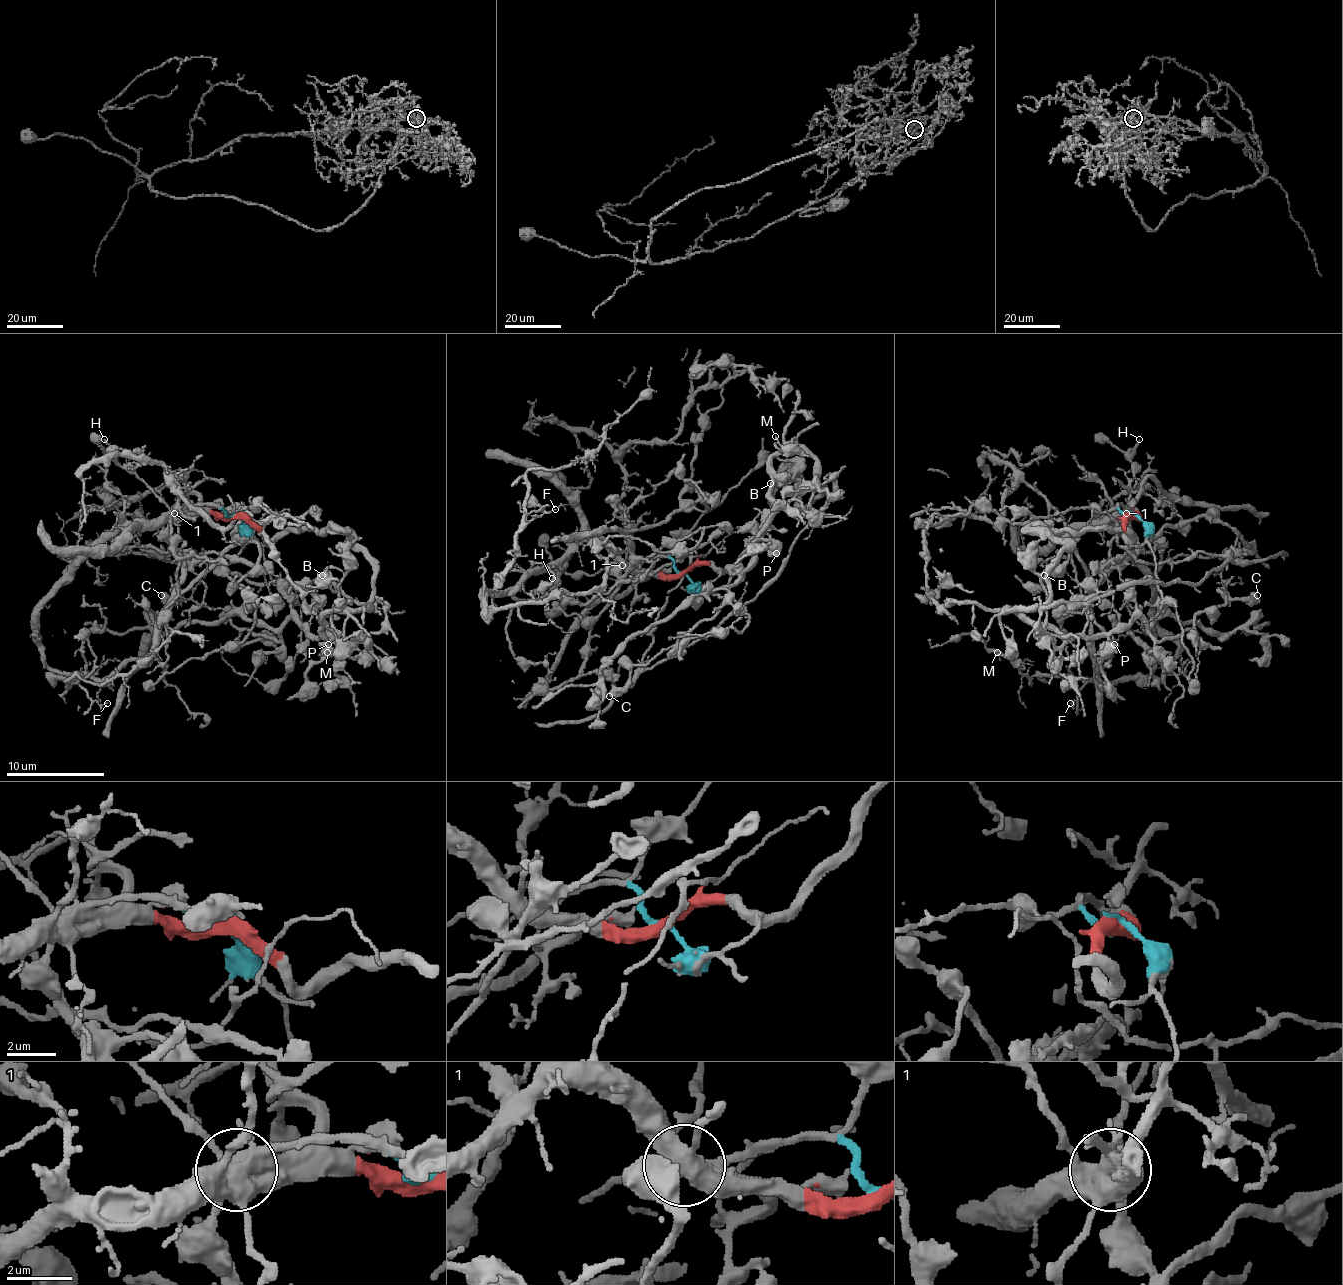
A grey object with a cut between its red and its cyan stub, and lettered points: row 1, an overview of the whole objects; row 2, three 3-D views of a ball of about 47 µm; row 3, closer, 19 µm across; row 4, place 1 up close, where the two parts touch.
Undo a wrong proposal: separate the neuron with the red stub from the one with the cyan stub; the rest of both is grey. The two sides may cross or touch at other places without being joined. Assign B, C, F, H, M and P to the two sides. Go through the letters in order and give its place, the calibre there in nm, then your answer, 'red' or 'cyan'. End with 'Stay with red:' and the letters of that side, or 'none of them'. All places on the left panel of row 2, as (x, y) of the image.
B: at (322, 575); 150 nm thick; red
C: at (161, 595); 650 nm thick; red
F: at (107, 703); 120 nm thick; red
H: at (104, 439); 150 nm thick; cyan
M: at (327, 652); 150 nm thick; red
P: at (328, 644); 750 nm thick; red
Stay with red: B, C, F, M, P

